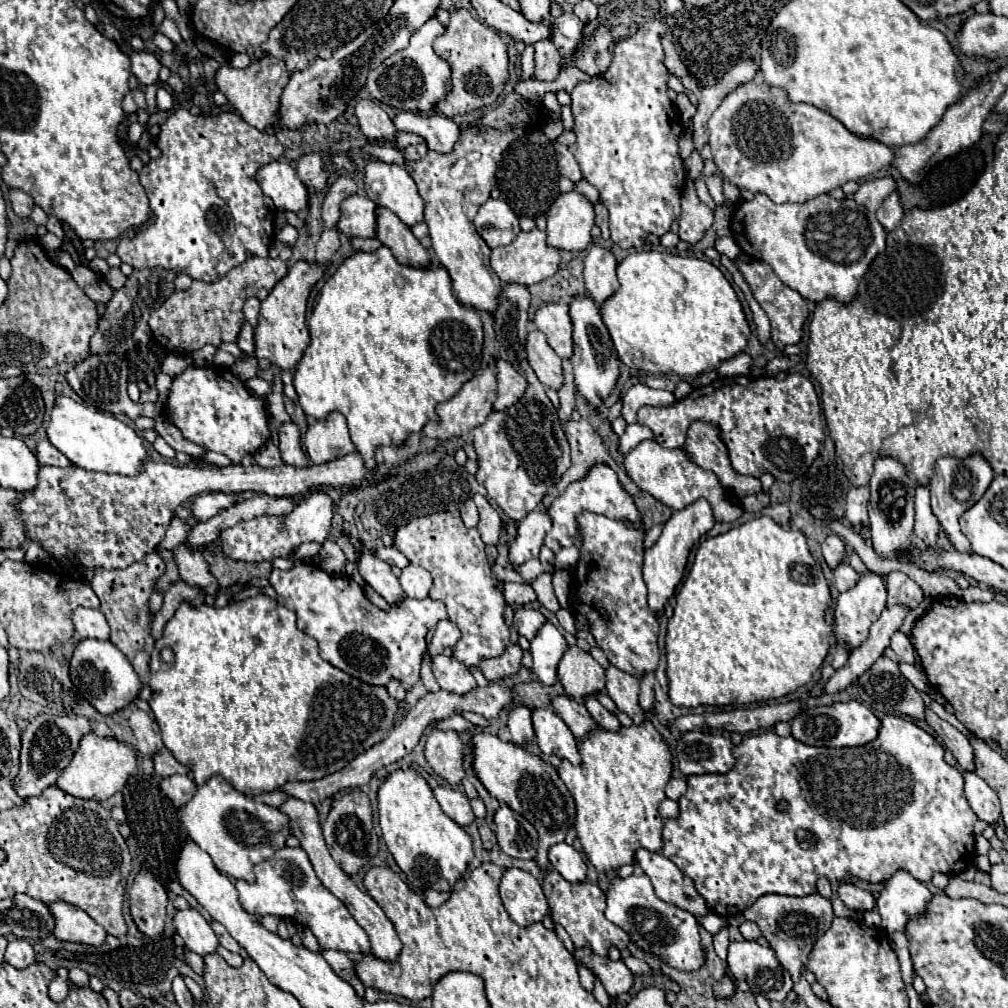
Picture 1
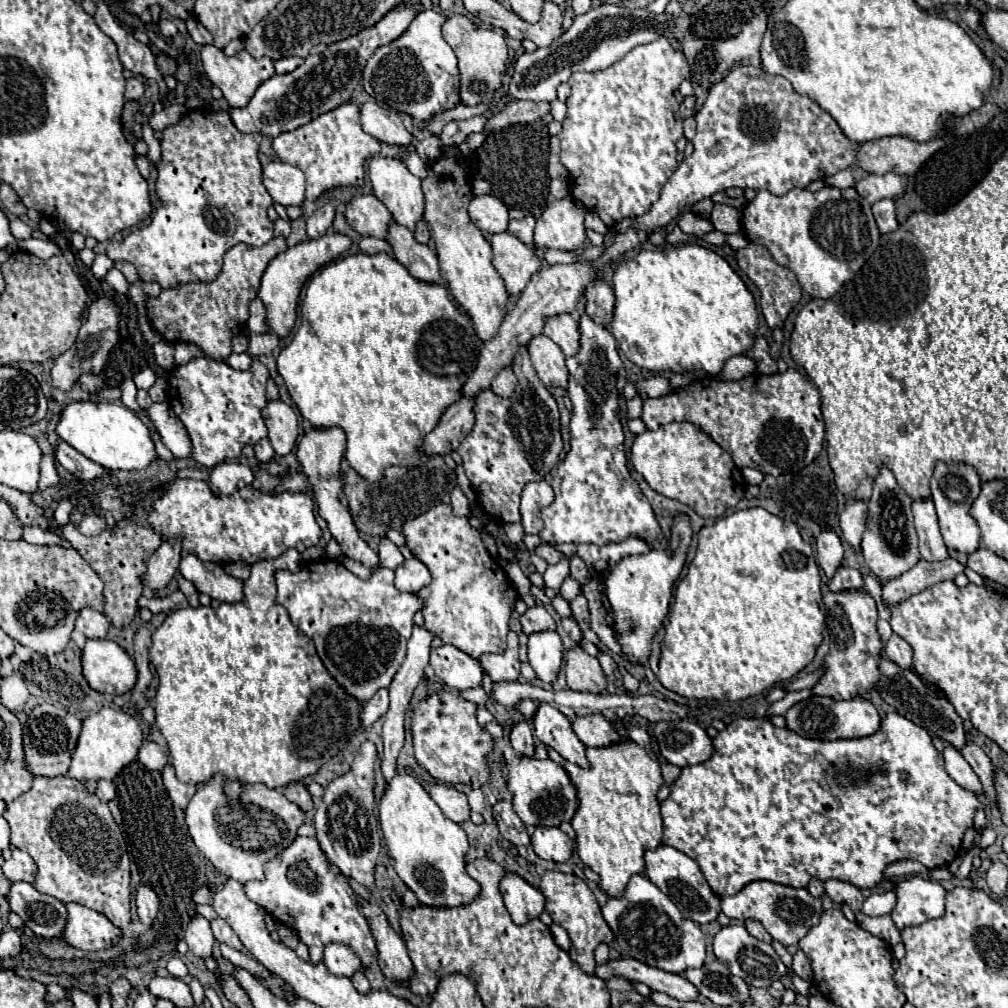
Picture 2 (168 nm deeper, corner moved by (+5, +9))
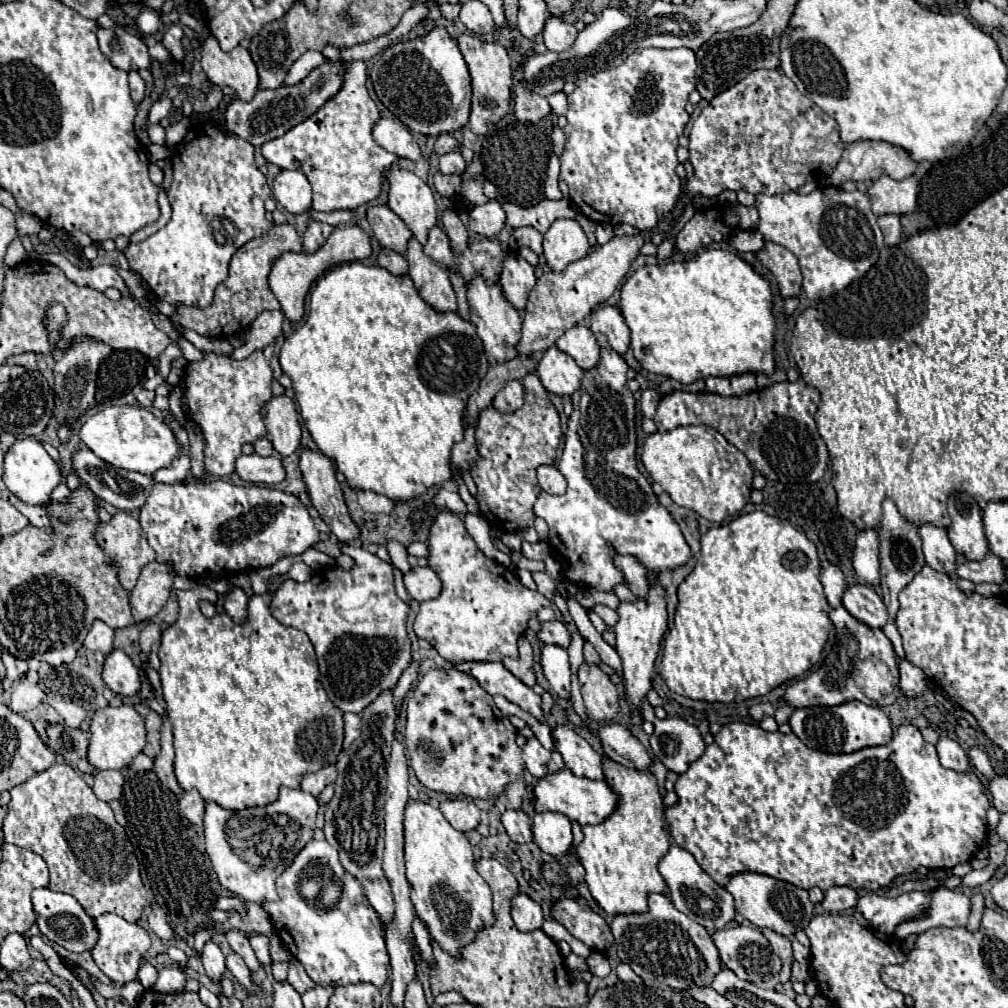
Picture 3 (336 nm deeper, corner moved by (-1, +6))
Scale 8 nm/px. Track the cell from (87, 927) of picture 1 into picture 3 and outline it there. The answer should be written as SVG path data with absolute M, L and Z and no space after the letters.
M101 914L95 918L95 928L99 932L99 938L91 950L91 956L95 960L95 964L117 984L127 984L131 980L137 980L137 970L141 966L143 954L149 950L151 940L149 934L139 928L137 924L129 924L125 922L121 916L117 914Z

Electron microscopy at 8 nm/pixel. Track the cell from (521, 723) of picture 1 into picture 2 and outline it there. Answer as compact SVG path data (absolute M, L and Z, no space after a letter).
M521 721L521 723L513 725L513 729L511 729L511 745L513 745L513 749L515 749L517 755L533 757L535 743L533 743L531 725L527 721Z

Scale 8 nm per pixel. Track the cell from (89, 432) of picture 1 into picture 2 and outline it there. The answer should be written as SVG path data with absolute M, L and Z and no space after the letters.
M73 401L67 403L61 411L61 421L57 425L59 437L75 447L79 453L89 457L91 461L103 465L105 469L145 469L155 459L155 443L151 439L149 427L141 421L141 417L121 403L91 403L91 401Z

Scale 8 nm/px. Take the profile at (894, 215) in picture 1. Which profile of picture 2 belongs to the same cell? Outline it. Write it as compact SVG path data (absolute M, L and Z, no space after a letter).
M883 199L883 201L877 201L873 205L873 215L875 215L875 221L877 221L877 227L881 233L891 233L899 227L897 219L895 219L895 205L893 205L893 199Z

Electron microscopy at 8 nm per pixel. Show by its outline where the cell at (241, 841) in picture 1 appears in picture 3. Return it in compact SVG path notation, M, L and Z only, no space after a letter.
M281 788L279 798L267 806L239 812L225 810L215 802L207 802L203 818L205 850L221 886L257 904L263 900L277 900L275 878L311 840L317 810L319 806L315 796L291 788Z

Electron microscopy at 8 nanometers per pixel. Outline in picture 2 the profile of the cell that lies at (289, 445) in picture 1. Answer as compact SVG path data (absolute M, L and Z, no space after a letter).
M267 401L263 407L263 419L269 431L269 441L275 449L275 455L283 457L287 455L297 441L297 415L291 409L291 405L277 401Z

